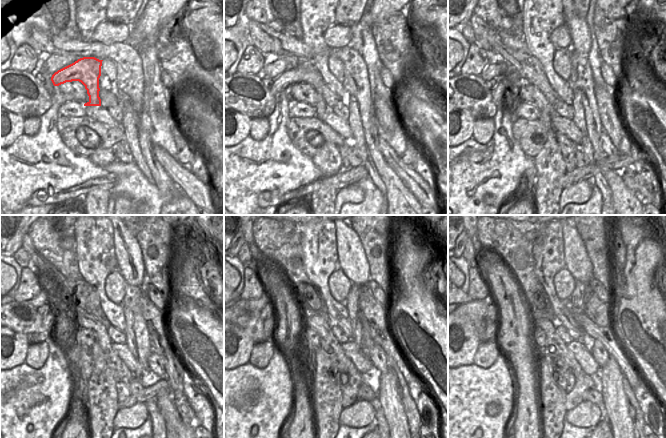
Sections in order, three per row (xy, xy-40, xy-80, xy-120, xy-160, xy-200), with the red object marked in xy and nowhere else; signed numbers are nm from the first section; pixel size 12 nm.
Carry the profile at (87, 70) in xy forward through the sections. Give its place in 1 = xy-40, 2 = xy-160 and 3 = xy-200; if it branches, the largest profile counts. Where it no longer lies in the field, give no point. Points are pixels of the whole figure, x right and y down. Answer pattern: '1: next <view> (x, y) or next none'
1: next xy-40 (308, 73)
2: next xy-160 (269, 325)
3: next xy-200 (491, 328)

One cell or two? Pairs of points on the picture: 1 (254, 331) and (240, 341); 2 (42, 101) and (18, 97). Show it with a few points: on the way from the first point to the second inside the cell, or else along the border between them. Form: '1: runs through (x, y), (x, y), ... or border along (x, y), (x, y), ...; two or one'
1: border along (234, 324), (237, 324), (256, 343); two
2: runs through (36, 100), (24, 97); one

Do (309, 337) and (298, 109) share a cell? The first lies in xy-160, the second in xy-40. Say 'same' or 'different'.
same

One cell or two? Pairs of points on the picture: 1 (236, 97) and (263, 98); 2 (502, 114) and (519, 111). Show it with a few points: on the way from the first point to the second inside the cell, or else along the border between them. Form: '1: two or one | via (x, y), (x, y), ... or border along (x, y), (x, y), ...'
1: one | via (243, 97), (250, 97), (256, 100)
2: two | border along (515, 99), (513, 101), (514, 117)

